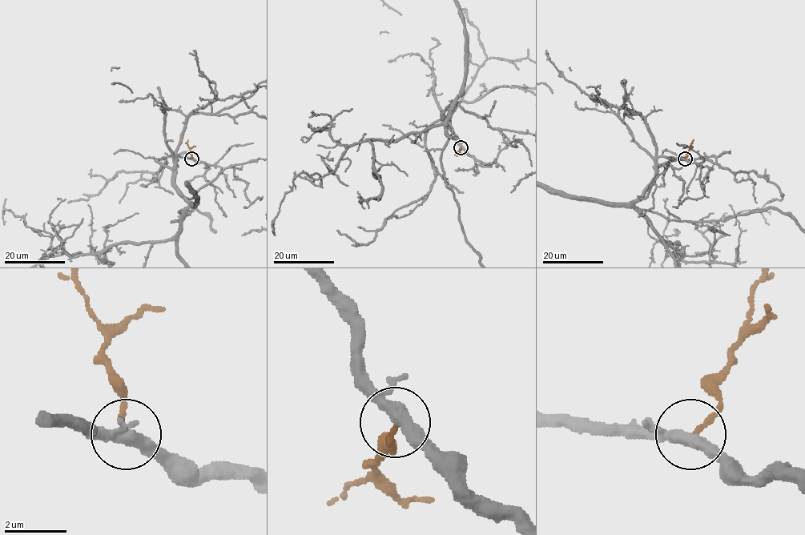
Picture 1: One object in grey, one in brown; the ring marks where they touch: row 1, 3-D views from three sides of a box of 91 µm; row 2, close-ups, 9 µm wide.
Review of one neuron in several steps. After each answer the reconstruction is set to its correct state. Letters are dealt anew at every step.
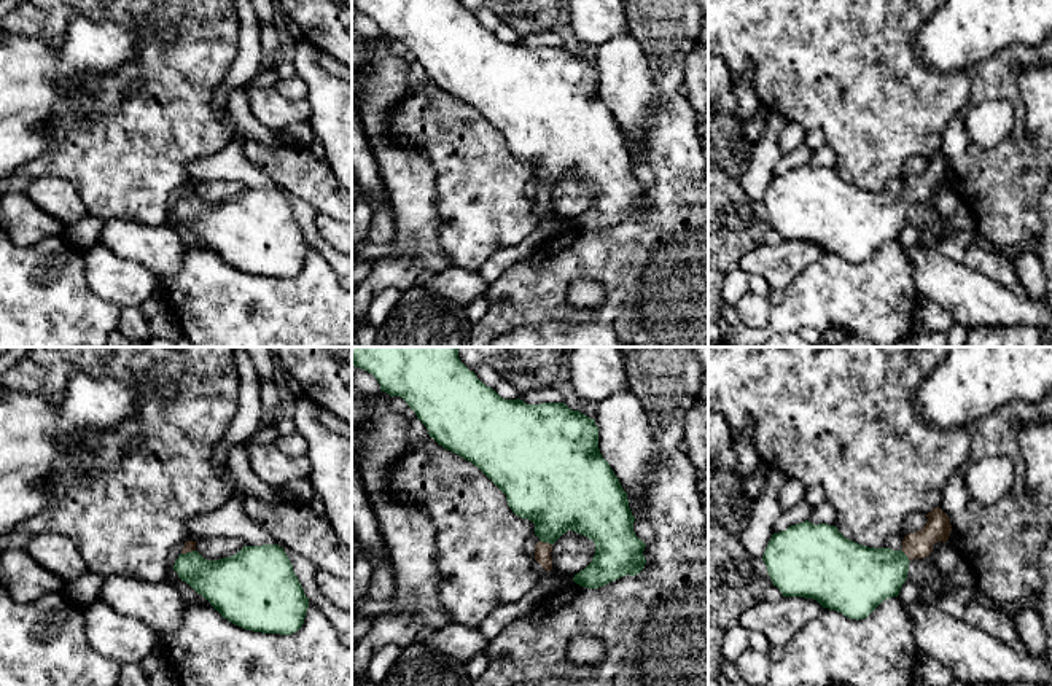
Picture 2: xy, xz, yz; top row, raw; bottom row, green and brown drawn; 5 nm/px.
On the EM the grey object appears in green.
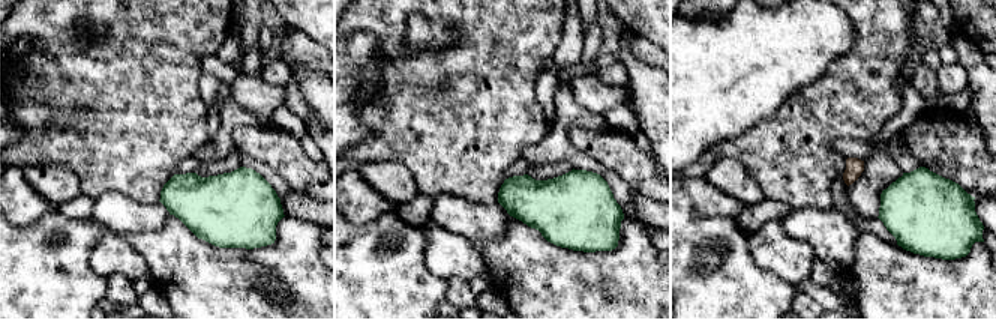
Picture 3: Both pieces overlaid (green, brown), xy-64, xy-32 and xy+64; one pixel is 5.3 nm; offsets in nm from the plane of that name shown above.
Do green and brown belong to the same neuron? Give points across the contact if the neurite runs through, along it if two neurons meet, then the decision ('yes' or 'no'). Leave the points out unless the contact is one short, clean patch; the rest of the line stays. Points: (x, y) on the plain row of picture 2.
across xz (557, 137), (546, 185), (543, 194) | yes

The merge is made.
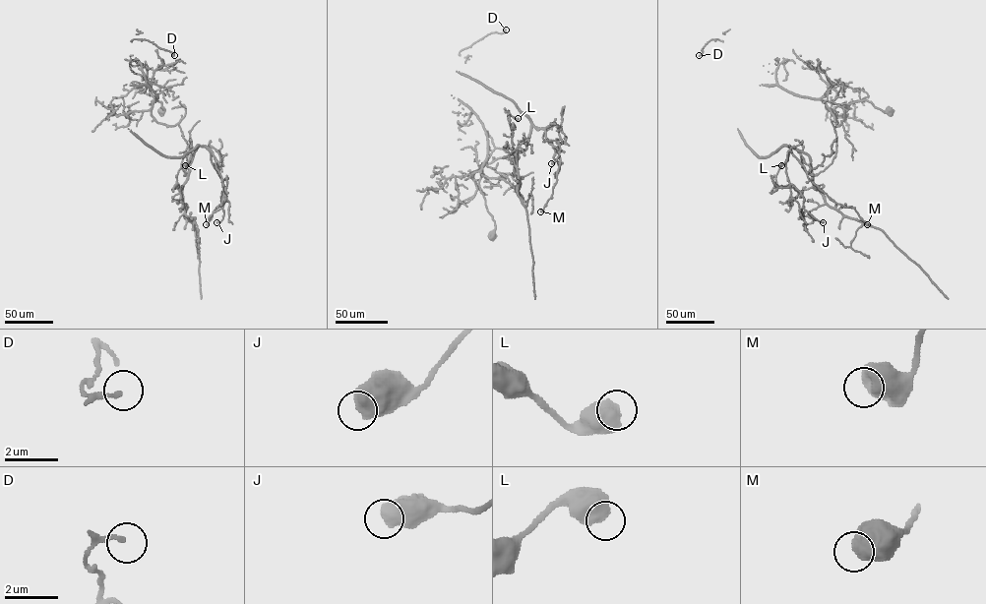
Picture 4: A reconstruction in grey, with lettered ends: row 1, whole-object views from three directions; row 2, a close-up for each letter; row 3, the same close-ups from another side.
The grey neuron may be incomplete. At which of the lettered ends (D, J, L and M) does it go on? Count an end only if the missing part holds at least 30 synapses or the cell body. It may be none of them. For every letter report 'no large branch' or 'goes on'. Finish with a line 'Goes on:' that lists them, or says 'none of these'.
D: no large branch
J: no large branch
L: no large branch
M: no large branch
Goes on: none of these

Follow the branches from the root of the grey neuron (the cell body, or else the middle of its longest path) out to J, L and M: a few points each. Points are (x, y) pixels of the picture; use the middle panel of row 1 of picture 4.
J: (512, 186), (523, 179), (514, 169), (532, 125), (558, 126), (562, 142), (551, 163)
L: (512, 186), (515, 188), (523, 179), (514, 172), (517, 151), (520, 151), (514, 151), (509, 112), (518, 118)
M: (512, 186), (523, 179), (514, 169), (530, 127), (543, 129), (560, 163), (552, 194), (540, 211)

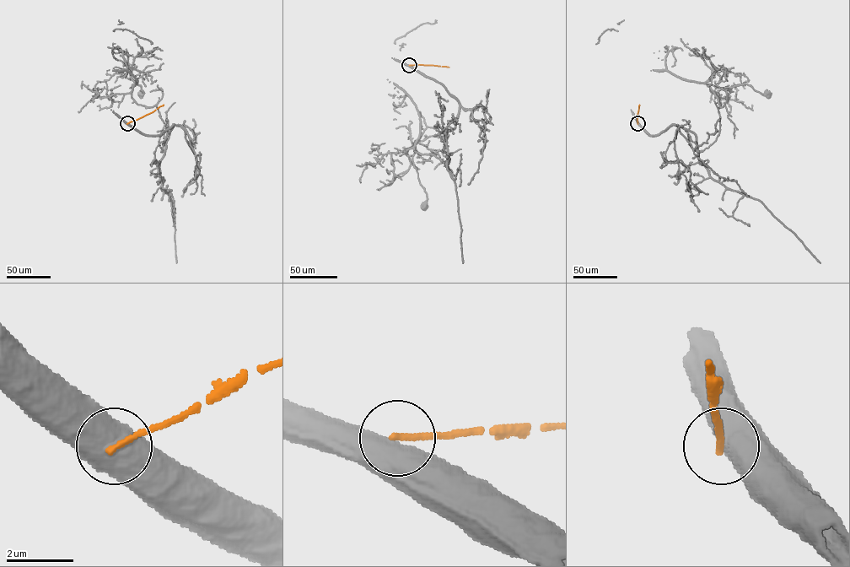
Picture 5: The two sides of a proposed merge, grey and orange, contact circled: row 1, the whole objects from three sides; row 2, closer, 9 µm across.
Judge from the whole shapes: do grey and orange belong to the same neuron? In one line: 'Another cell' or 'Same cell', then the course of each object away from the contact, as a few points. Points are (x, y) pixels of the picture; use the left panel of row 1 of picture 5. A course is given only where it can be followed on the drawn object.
Another cell. Course of grey: (127, 123), (147, 135), (173, 125), (166, 148), (166, 117), (131, 96), (114, 30), (152, 43). Course of orange: (127, 123), (164, 105)

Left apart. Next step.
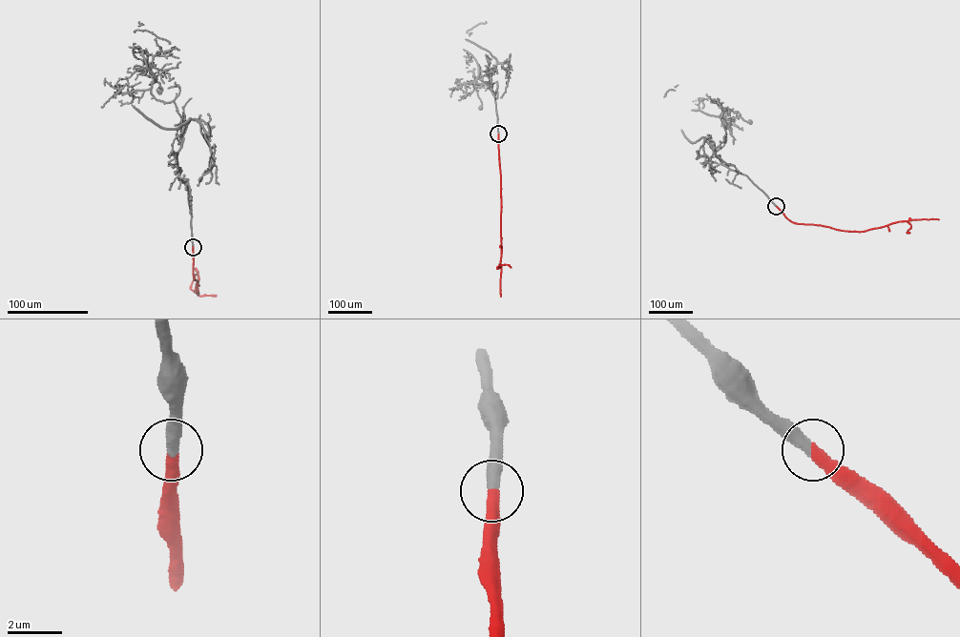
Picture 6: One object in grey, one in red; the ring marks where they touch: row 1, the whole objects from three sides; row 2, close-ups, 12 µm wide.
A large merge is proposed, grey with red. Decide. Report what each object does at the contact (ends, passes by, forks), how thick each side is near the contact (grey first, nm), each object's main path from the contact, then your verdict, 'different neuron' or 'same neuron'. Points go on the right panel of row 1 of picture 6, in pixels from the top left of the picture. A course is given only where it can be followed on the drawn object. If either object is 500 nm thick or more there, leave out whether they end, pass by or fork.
grey ends | red ends | 460/440 nm | grey via (776, 206), (721, 163), (715, 151), (730, 131), (699, 110), (702, 98), (672, 89), (664, 96) | red via (777, 206), (793, 222), (848, 231), (865, 231), (910, 219), (938, 219) | same neuron

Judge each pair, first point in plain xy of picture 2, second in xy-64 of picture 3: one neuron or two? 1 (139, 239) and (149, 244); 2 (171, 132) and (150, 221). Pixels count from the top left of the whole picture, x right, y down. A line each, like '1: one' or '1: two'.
1: two
2: two

